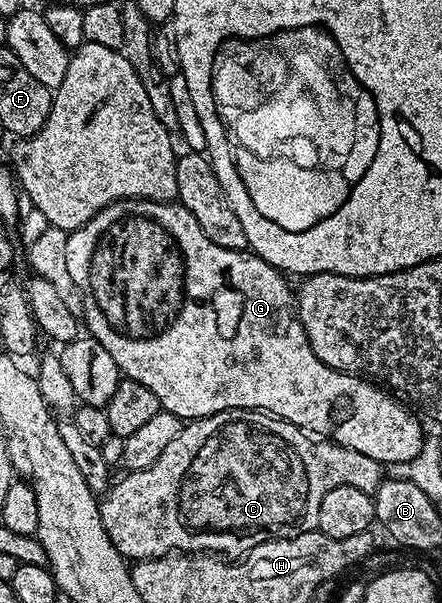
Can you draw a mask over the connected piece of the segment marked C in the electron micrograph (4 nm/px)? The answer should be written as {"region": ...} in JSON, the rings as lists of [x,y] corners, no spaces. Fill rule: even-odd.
{"region":[[[231,408],[213,416],[202,416],[199,420],[187,421],[174,438],[174,442],[170,442],[170,446],[162,450],[162,454],[149,468],[124,474],[120,484],[113,483],[108,491],[103,493],[99,501],[100,517],[110,542],[118,549],[121,556],[132,562],[154,560],[158,556],[169,554],[215,554],[221,558],[240,558],[245,555],[247,549],[255,548],[263,540],[285,540],[303,532],[313,531],[316,528],[318,506],[322,498],[330,494],[330,490],[338,486],[354,486],[354,490],[372,494],[375,493],[376,487],[380,485],[381,480],[385,479],[385,476],[385,469],[379,462],[366,454],[358,454],[358,450],[350,450],[341,444],[334,444],[328,438],[317,438],[305,432],[303,428],[294,426],[285,420],[279,420],[278,417],[263,410]]]}

